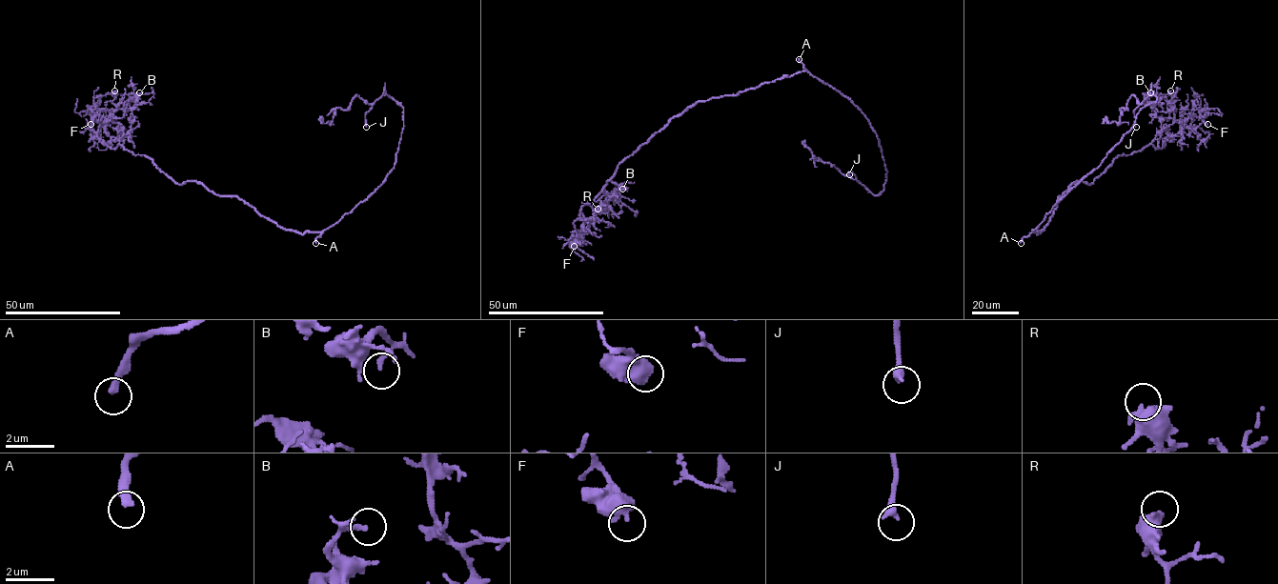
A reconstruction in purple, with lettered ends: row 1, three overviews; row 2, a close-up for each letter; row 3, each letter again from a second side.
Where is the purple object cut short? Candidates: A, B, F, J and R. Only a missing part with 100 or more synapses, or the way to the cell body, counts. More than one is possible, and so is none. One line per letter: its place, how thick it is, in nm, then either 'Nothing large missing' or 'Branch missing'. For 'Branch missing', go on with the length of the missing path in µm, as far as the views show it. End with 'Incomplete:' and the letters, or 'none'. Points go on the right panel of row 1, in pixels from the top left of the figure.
A: Place: (1021, 243). Thickness 340 nm. Branch missing. Missing length about 15 µm
B: Place: (1150, 92). Thickness 180 nm. Nothing large missing
F: Place: (1207, 124). Thickness 500 nm. Nothing large missing
J: Place: (1136, 127). Thickness 320 nm. Nothing large missing
R: Place: (1170, 90). Thickness 500 nm. Nothing large missing
Incomplete: A

